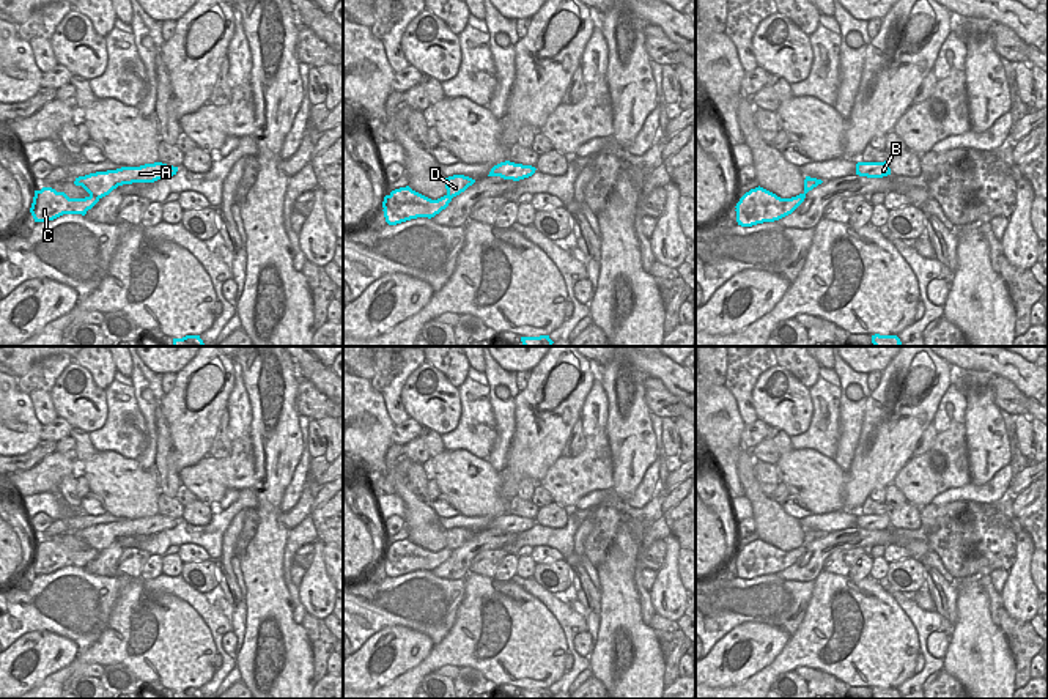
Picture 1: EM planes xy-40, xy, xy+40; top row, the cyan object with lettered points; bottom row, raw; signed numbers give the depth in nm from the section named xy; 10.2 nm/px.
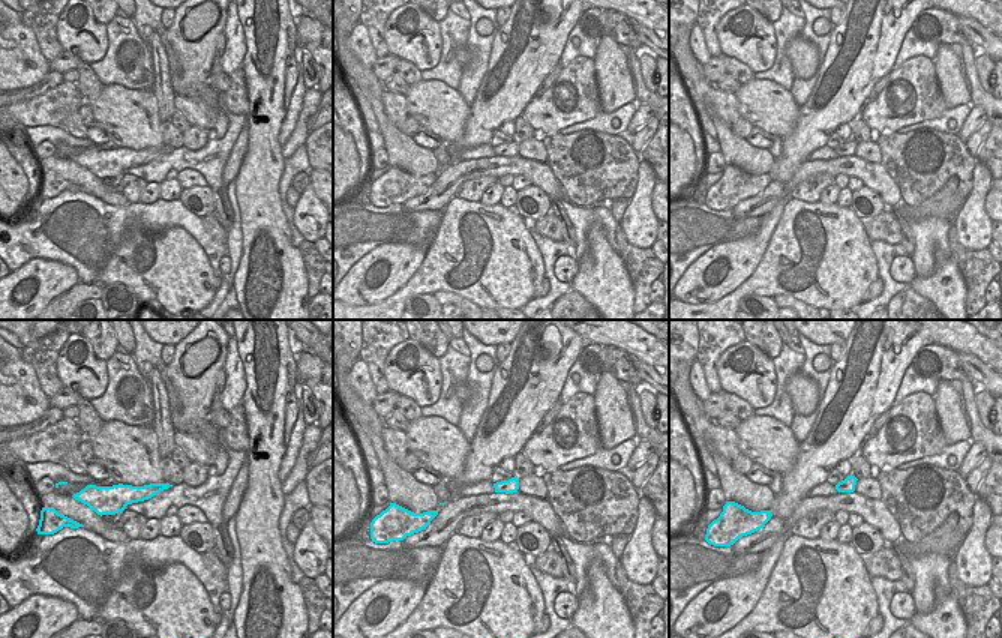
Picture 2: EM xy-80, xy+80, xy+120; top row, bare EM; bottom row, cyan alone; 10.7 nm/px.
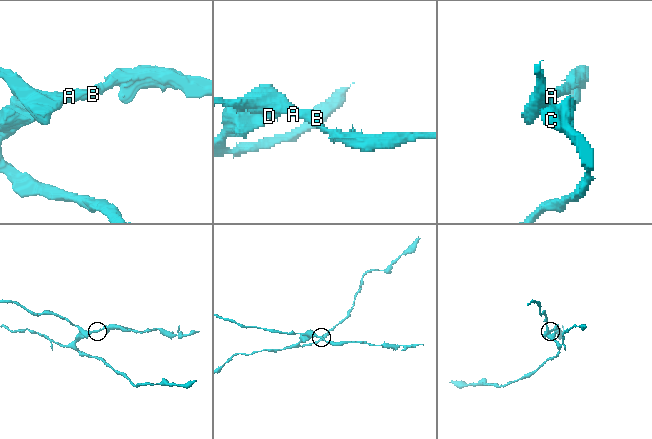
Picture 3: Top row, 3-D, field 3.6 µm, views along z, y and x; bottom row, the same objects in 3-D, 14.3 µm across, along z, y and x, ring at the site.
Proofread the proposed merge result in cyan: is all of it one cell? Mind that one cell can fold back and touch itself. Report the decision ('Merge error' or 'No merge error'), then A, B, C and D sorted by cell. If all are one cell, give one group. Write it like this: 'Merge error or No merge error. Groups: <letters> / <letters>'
Merge error. Groups: A B D / C

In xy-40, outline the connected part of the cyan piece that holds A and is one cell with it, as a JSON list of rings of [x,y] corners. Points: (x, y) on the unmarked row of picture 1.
[[[162,515],[145,516],[140,520],[121,520],[116,523],[96,524],[76,531],[74,537],[82,538],[90,548],[102,551],[113,542],[132,535],[154,535],[176,527],[178,520]]]

